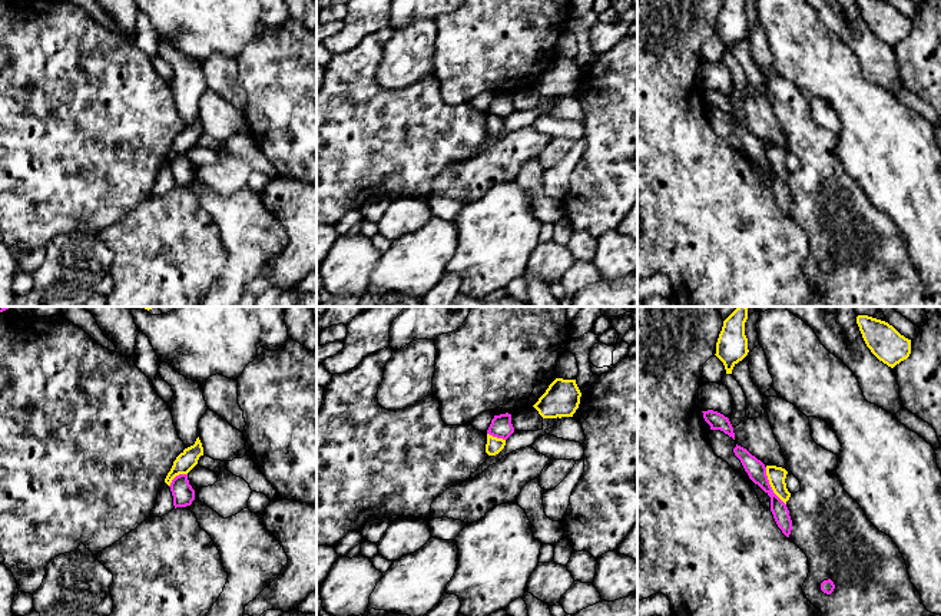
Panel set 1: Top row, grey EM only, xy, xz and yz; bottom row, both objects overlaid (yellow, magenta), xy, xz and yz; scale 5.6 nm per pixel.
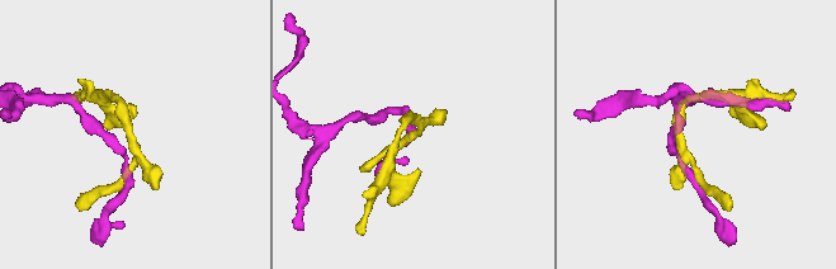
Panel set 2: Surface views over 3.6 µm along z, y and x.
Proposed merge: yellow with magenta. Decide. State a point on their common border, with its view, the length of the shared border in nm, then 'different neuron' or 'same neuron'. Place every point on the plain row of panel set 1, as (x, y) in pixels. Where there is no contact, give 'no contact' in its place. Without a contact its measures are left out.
meets yellow in yz at (771, 165); contact 240 nm long; different neuron

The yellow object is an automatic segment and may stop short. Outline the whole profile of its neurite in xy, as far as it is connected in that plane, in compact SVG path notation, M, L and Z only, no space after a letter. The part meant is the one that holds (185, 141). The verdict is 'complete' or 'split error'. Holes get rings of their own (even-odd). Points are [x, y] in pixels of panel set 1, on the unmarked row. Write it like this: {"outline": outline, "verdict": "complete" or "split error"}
{"outline": "M196 117L195 123L185 127L173 140L170 150L168 152L165 162L170 165L172 159L179 153L188 153L196 143L199 136L203 135L203 126Z", "verdict": "complete"}

